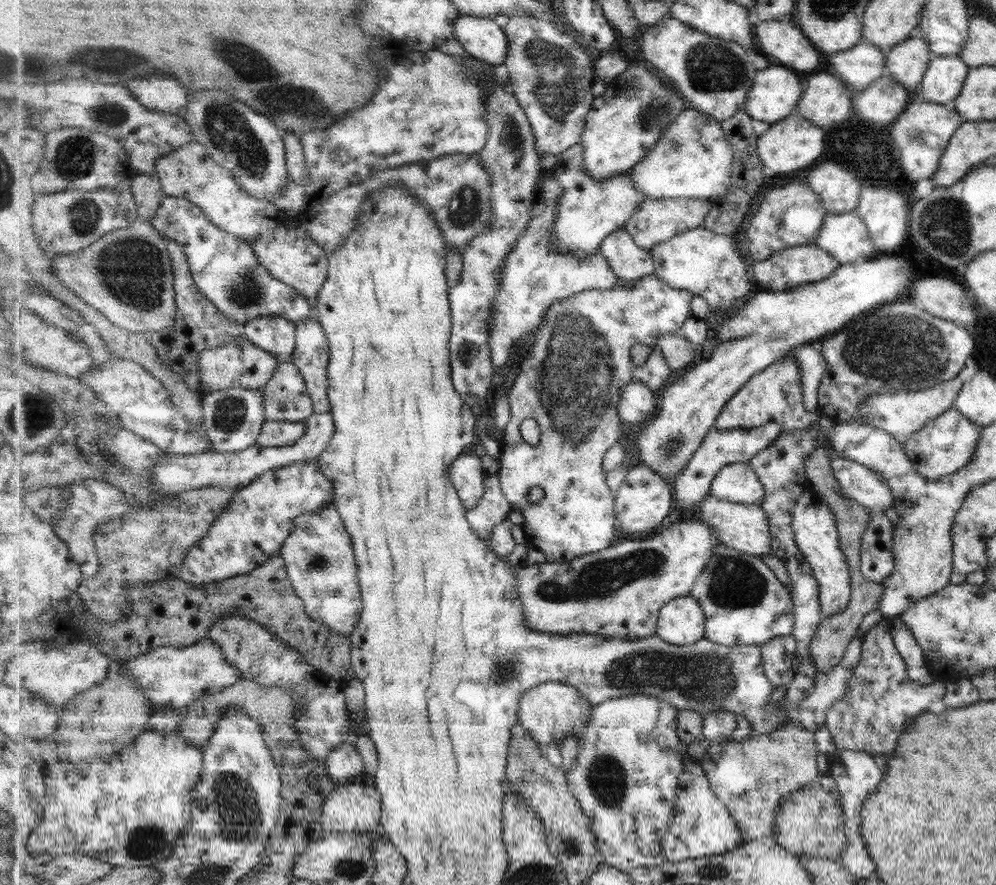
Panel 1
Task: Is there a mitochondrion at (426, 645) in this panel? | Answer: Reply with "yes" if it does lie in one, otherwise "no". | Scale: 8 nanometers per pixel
no

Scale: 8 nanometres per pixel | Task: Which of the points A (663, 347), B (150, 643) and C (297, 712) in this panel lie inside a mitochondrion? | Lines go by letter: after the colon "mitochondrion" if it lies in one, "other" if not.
A: other
B: other
C: other

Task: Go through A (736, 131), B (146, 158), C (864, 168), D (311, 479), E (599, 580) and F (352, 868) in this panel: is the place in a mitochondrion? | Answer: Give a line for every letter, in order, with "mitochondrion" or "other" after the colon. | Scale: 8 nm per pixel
A: other
B: other
C: other
D: other
E: mitochondrion
F: mitochondrion

